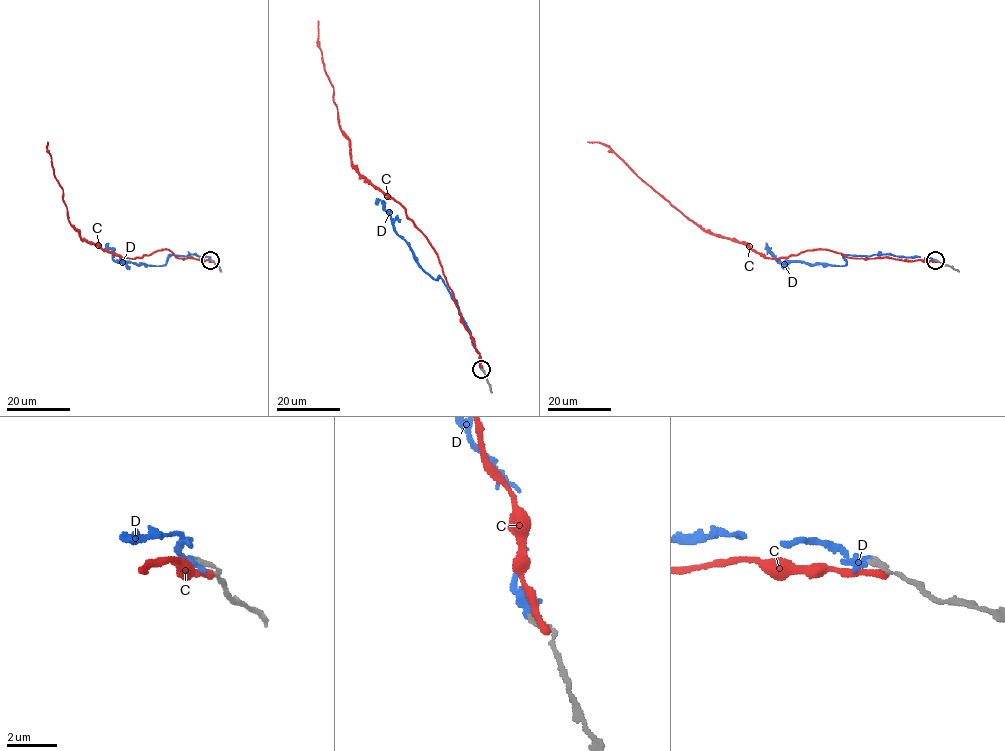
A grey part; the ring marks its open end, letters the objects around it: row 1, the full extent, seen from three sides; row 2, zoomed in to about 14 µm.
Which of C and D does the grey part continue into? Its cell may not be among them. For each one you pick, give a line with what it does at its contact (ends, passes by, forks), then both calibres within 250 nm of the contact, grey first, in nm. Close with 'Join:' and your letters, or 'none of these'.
D: it ends there; 240 nm thick on the grey side, 200 nm on the other
Join: D

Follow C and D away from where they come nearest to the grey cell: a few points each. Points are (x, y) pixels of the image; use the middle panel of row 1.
C: (484, 370), (438, 253), (404, 208), (353, 164), (324, 69), (318, 20)
D: (481, 369), (480, 353), (457, 302), (442, 280), (421, 267), (411, 248), (397, 234), (383, 203), (376, 199)

